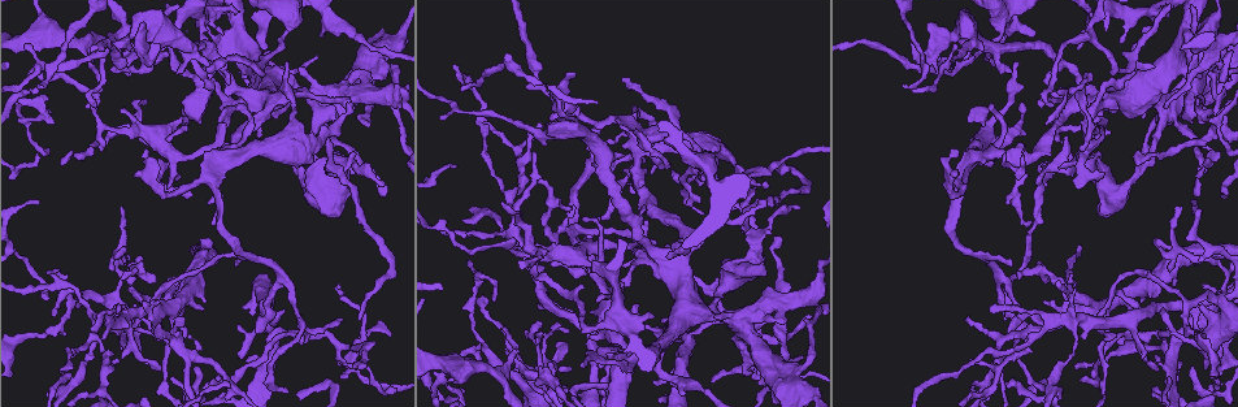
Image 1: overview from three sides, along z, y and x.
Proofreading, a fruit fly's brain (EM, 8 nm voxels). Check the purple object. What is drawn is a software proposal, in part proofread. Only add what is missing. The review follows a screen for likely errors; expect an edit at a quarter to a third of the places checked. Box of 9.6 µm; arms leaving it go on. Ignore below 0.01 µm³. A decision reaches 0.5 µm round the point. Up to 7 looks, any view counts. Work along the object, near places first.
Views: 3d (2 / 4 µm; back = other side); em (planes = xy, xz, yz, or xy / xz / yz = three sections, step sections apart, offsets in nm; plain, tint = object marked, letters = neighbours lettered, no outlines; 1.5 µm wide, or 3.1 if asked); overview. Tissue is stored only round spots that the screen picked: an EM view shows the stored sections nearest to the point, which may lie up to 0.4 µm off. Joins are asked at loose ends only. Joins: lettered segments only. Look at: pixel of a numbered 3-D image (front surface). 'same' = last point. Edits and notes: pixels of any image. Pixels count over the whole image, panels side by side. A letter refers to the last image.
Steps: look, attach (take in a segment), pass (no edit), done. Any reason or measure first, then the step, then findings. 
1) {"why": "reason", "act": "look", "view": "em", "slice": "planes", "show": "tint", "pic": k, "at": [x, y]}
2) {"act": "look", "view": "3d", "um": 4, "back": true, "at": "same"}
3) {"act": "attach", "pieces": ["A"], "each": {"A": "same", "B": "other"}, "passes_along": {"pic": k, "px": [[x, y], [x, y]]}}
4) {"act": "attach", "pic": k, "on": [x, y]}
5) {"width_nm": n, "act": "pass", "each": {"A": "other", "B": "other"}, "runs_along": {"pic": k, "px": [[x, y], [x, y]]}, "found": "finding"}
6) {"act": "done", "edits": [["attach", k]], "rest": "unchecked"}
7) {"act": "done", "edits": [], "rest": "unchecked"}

{"why": "an open end", "act": "look", "view": "em", "um": 3.1, "slice": "planes", "show": "letters", "pic": 1, "at": [273, 324]}

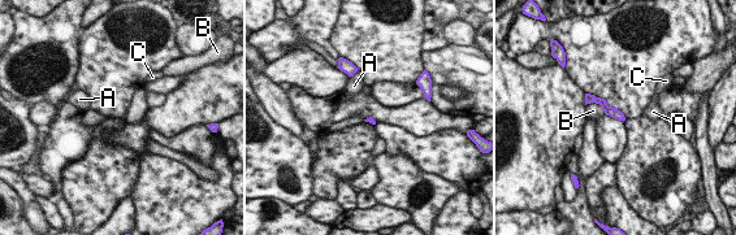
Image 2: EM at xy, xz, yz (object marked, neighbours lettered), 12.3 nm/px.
{"longest_contact_nm": ["B", 280], "act": "pass", "each": {"A": "other", "B": "other", "C": "other"}, "found": "no lettered segment goes on from it"}

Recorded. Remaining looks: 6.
{"why": "tapers out", "act": "look", "view": "3d", "um": 4, "pic": 1, "at": [363, 365]}

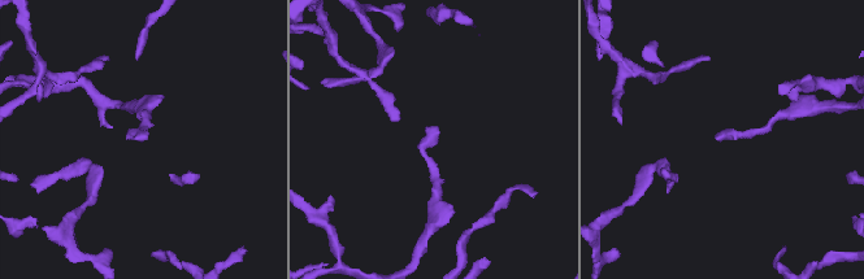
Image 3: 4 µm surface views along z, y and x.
{"why": "shape alone is not enough", "act": "look", "view": "em", "slice": "xy", "step": 4, "show": "tint", "pic": 3, "at": [717, 140]}

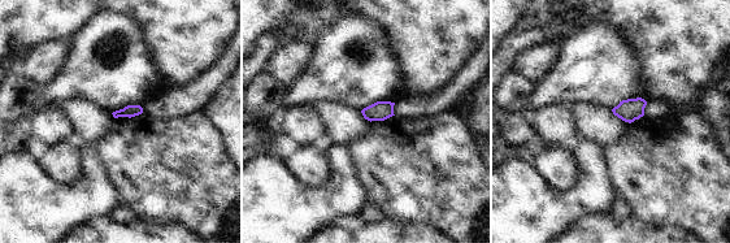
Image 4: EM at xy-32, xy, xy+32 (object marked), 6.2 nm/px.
{"why": "another direction", "act": "look", "view": "em", "slice": "planes", "show": "letters", "at": "same"}

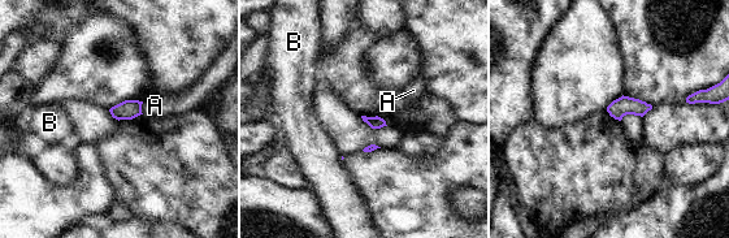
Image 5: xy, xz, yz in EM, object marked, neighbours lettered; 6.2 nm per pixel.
{"longest_contact_nm": ["A", 80], "act": "pass", "each": {"A": "other", "B": "other"}, "border": {"pic": 5, "px": [[143, 102], [142, 113]]}, "found": "no lettered segment goes on from it"}

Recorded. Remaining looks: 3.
{"why": "branch stops here", "act": "look", "view": "3d", "um": 2, "back": true, "pic": 1, "at": [204, 307]}

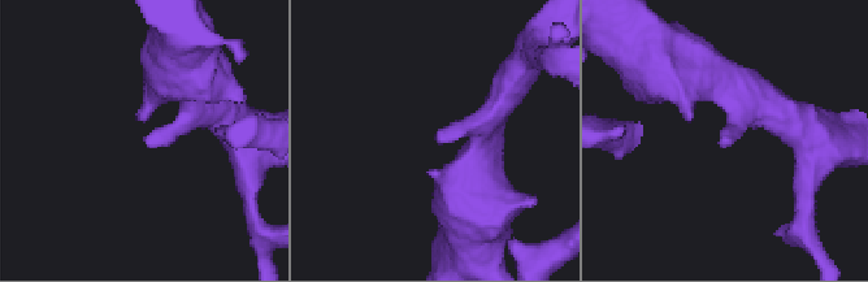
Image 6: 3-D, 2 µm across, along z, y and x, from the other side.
{"act": "look", "view": "em", "slice": "planes", "show": "plain", "pic": 6, "at": [722, 139]}

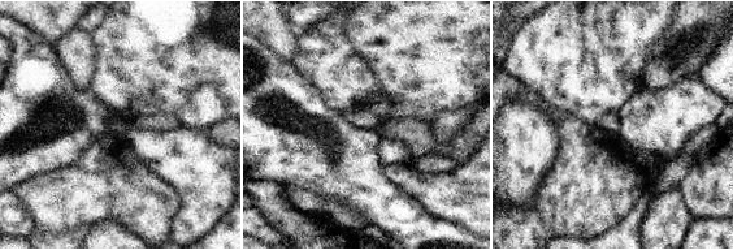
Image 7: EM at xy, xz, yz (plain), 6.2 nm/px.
{"act": "look", "view": "em", "slice": "planes", "show": "letters", "at": "same"}

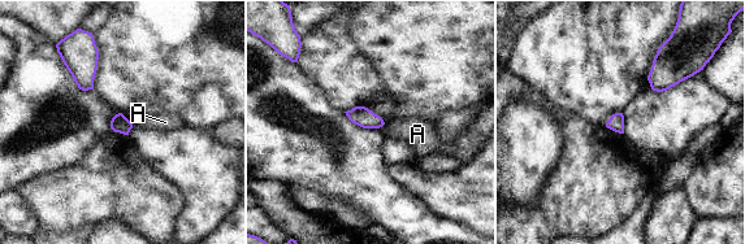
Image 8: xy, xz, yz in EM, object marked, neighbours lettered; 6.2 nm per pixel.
{"act": "pass", "each": {"A": "other"}, "border": {"pic": 8, "px": [[385, 123], [379, 127]]}, "found": "none of them fits"}

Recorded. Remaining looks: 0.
{"act": "done", "edits": [], "rest": "unchecked"}

